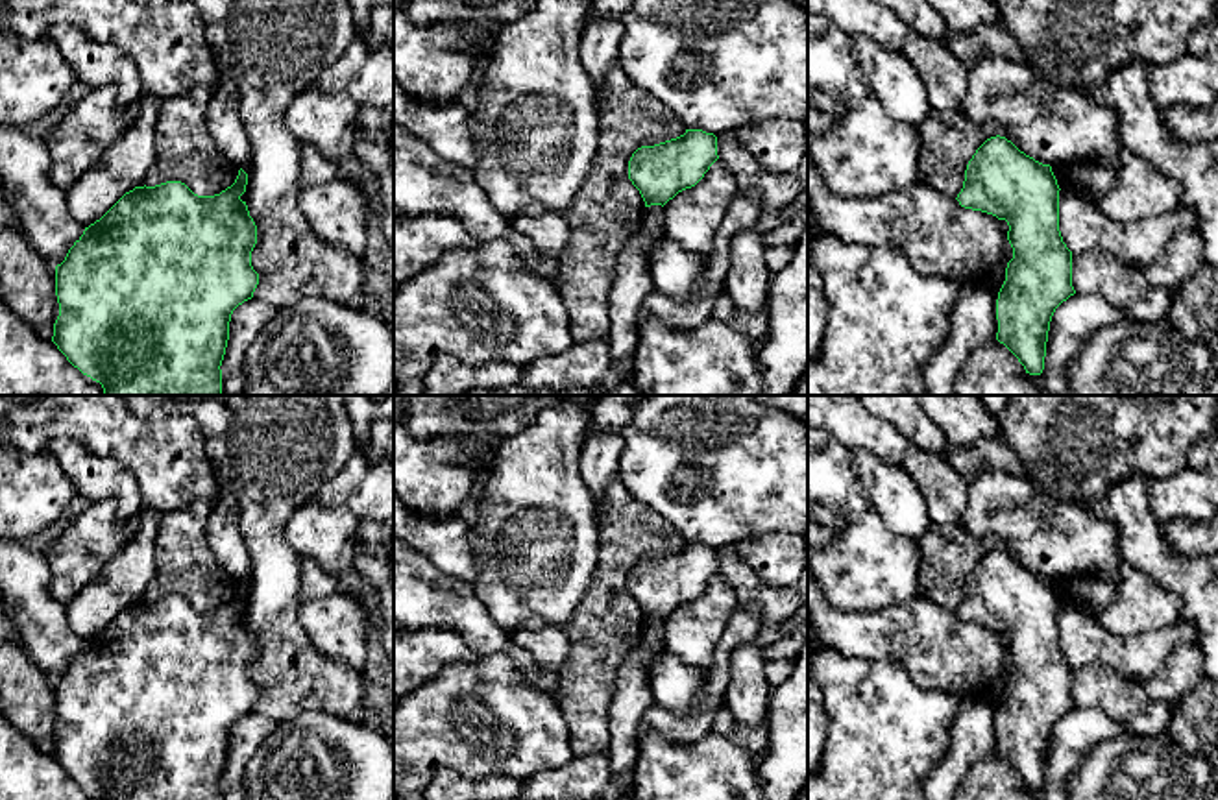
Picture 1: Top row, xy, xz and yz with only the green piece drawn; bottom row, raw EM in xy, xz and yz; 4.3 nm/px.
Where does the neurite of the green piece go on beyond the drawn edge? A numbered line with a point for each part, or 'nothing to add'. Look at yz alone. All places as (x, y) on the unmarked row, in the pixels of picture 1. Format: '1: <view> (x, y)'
nothing to add

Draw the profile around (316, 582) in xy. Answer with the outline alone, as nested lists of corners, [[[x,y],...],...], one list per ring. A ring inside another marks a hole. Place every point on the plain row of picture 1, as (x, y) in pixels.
[[[301,558],[301,604],[336,591],[338,573],[325,571],[318,562]]]

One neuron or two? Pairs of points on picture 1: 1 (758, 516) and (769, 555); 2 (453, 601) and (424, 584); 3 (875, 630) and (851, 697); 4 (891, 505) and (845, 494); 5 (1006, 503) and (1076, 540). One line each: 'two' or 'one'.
1: two
2: one
3: two
4: two
5: one

